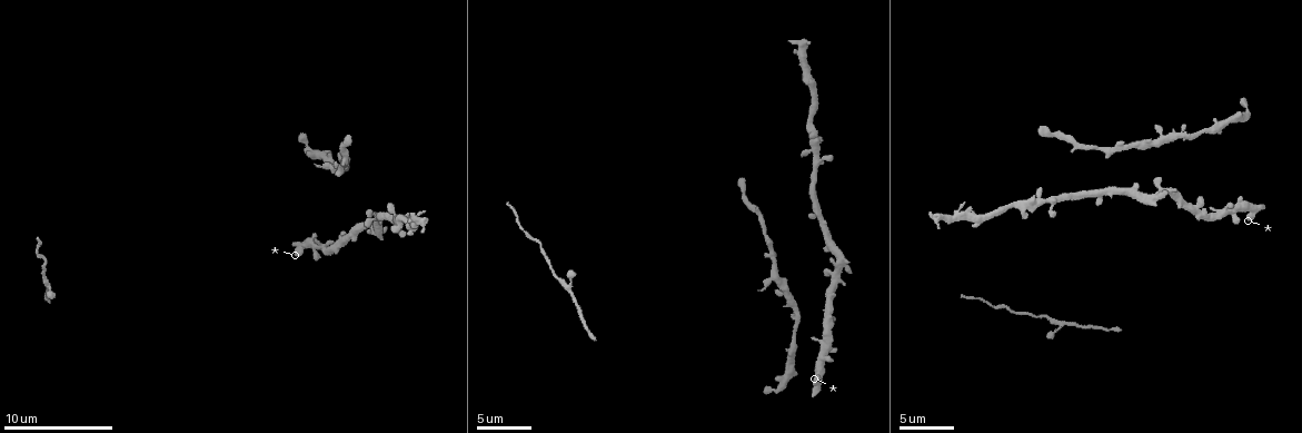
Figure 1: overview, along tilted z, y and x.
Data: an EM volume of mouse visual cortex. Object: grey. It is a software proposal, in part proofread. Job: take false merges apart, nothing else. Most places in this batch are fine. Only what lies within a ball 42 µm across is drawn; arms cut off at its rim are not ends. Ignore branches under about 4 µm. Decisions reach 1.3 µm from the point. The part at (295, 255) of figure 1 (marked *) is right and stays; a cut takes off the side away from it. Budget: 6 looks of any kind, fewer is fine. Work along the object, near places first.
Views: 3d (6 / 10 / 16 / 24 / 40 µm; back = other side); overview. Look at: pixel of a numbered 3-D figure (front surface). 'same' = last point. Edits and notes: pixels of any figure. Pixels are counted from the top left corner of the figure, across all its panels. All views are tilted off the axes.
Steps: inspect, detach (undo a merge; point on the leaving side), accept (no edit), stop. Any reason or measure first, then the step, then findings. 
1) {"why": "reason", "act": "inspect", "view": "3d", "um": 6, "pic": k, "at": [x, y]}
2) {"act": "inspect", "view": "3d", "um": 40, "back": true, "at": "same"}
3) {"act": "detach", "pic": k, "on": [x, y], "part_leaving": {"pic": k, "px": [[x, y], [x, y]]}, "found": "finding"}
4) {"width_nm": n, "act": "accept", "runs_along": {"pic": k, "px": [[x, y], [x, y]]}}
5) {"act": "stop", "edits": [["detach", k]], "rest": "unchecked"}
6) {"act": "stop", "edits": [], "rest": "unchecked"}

{"why": "small branch off a trunk", "act": "inspect", "view": "3d", "um": 6, "pic": 1, "at": [835, 275]}

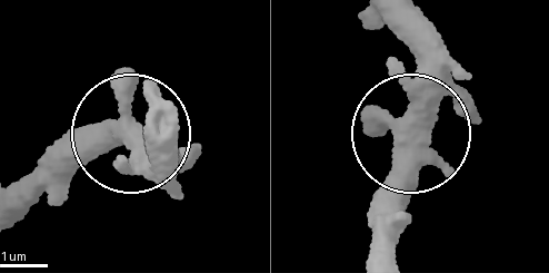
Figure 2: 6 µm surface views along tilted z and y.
{"act": "inspect", "view": "3d", "um": 6, "back": true, "pic": 2, "at": [136, 130]}

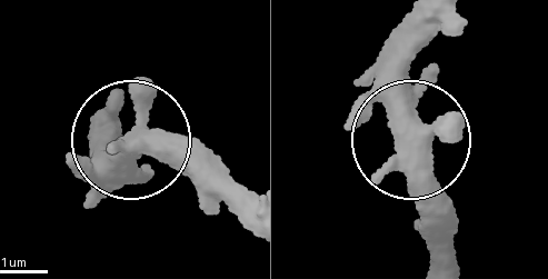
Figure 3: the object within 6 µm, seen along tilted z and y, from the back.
{"act": "accept", "runs_along": {"pic": 3, "px": [[432, 258], [404, 79], [424, 43], [454, 37]]}, "found": "one neuron here"}

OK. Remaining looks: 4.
{"act": "inspect", "view": "3d", "um": 10, "pic": 1, "at": [1155, 139]}

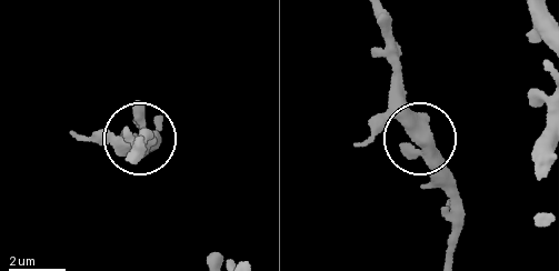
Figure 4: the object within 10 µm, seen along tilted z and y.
{"width_nm": 440, "act": "accept", "found": "one neuron here"}

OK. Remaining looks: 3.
{"why": "thin neck", "act": "inspect", "view": "3d", "um": 10, "pic": 1, "at": [1097, 150]}

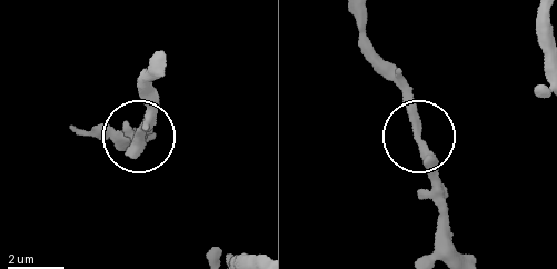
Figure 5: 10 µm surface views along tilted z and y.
{"act": "accept", "found": "one neuron here"}

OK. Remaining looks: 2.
{"act": "stop", "edits": [], "rest": "unchecked"}

